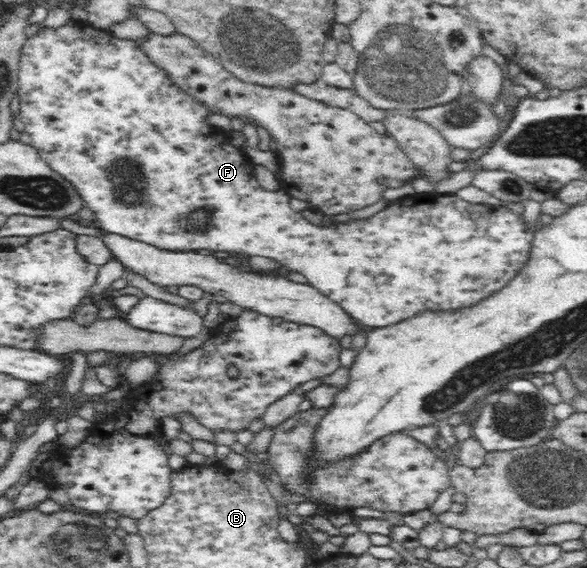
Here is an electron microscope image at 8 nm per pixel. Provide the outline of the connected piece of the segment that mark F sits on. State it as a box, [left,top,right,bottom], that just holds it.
[18,22,533,327]

